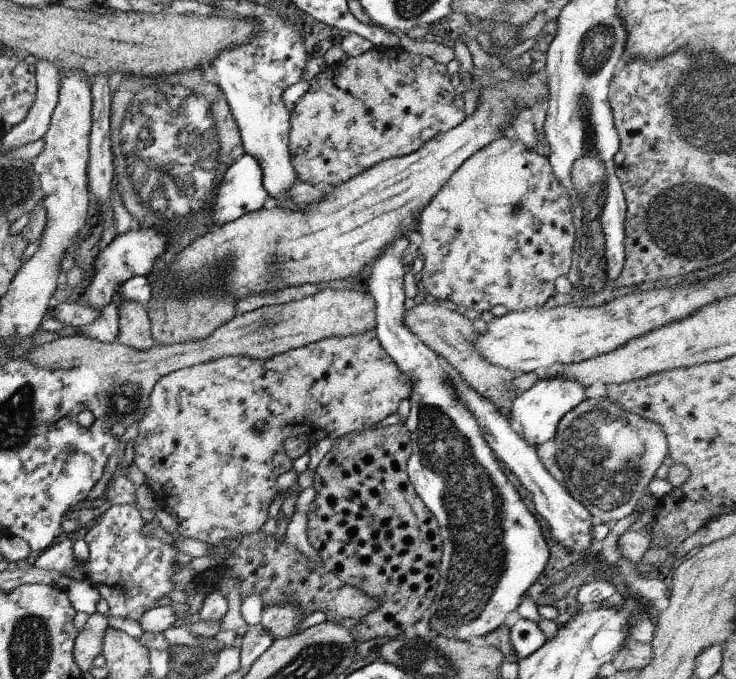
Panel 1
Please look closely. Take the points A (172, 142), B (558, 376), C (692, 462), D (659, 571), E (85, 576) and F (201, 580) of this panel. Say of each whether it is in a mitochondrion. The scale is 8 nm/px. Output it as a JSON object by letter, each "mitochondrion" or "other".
{"A":"mitochondrion","B":"other","C":"other","D":"other","E":"other","F":"other"}

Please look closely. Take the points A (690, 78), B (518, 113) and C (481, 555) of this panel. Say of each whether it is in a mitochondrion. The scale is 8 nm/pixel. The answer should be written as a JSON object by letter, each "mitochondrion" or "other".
{"A":"mitochondrion","B":"other","C":"mitochondrion"}

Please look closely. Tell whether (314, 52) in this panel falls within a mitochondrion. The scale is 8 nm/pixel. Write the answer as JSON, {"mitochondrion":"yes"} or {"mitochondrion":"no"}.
{"mitochondrion":"no"}

